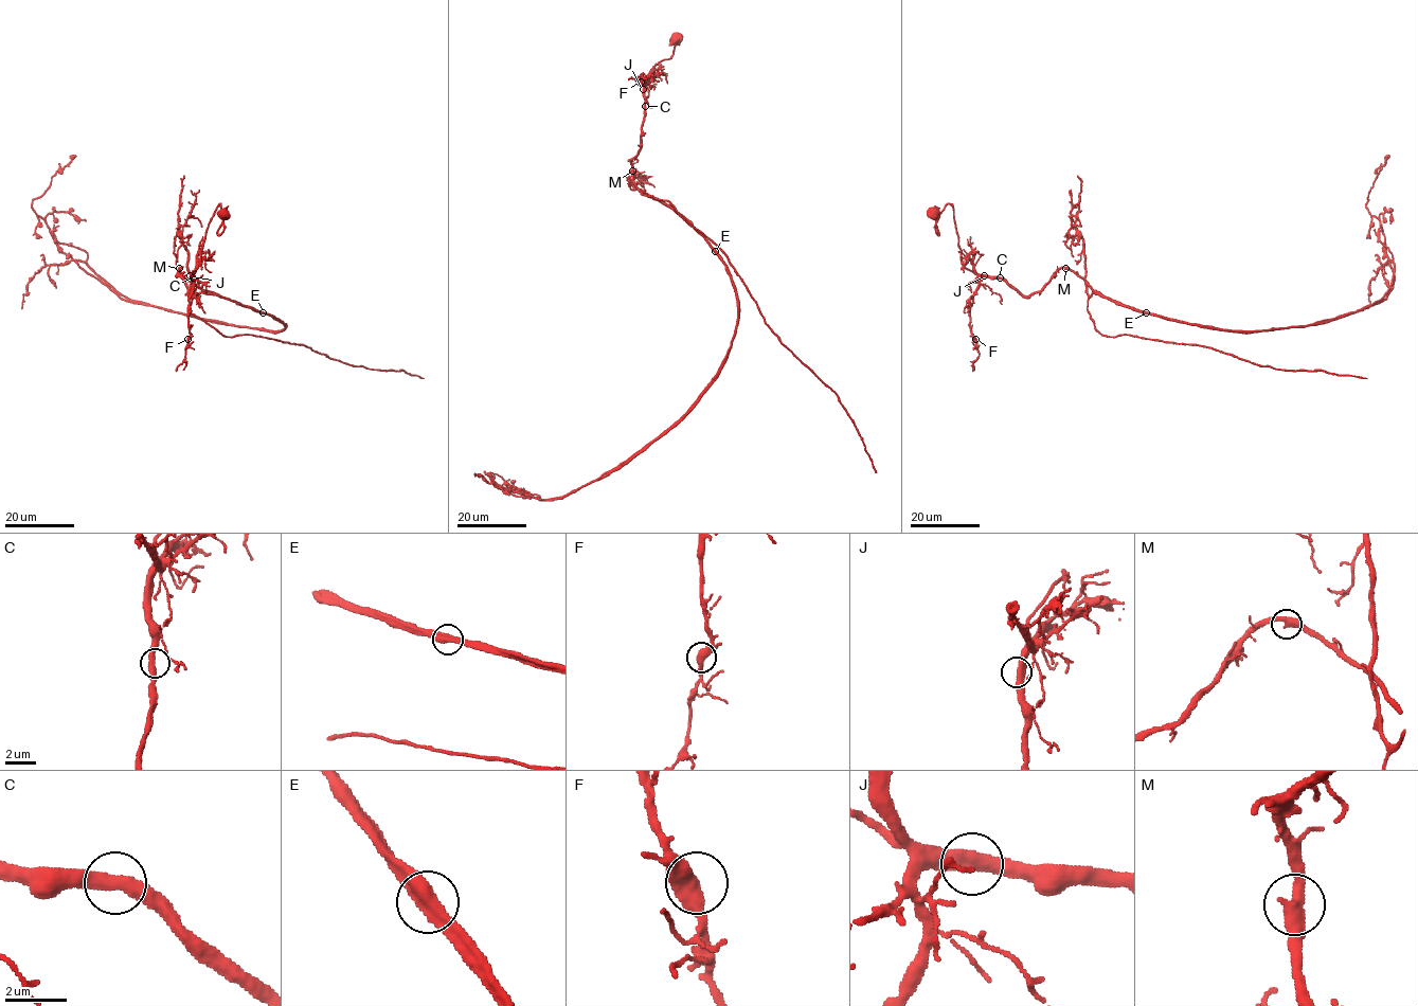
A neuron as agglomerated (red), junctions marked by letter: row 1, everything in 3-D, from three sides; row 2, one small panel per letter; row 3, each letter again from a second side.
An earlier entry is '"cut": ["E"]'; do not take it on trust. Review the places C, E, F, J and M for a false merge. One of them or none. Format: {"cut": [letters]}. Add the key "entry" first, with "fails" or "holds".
{"entry": "holds", "cut": ["E"]}

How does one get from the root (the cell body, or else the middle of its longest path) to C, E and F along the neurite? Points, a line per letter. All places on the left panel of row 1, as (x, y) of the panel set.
C: (225, 214), (220, 203), (209, 223), (201, 262), (193, 271), (193, 277)
E: (225, 214), (220, 203), (189, 295), (178, 272), (179, 267), (201, 289), (262, 312)
F: (225, 214), (220, 203), (207, 231), (200, 264), (193, 271), (187, 339)

